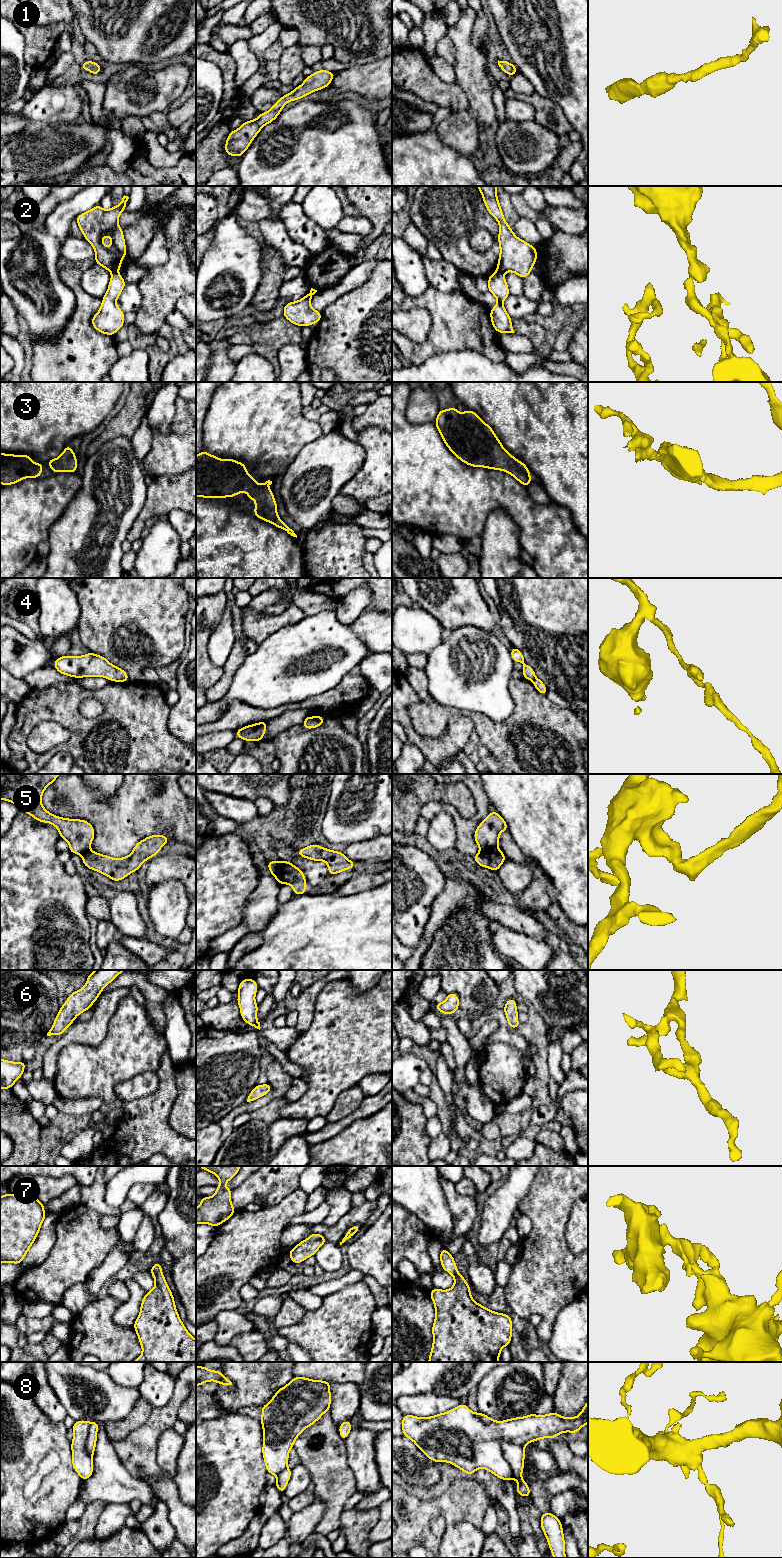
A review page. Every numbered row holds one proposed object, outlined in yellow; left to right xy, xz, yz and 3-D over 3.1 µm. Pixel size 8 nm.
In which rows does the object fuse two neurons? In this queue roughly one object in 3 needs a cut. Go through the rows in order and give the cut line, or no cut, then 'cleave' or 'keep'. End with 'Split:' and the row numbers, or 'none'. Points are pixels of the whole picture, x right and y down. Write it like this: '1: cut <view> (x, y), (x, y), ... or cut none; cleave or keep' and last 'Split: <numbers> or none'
1: cut none; keep
2: cut xy (117, 270), (112, 273); cleave
3: cut none; keep
4: cut yz (535, 676), (531, 680); cleave
5: cut xz (281, 861), (277, 879); cleave
6: cut none; keep
7: cut none; keep
8: cut yz (502, 1440), (501, 1451), (510, 1466), (513, 1478); cleave
Split: 2, 4, 5, 8

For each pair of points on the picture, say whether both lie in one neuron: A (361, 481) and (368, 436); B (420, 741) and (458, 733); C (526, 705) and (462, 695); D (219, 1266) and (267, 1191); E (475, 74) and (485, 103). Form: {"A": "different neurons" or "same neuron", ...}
{"A": "same neuron", "B": "same neuron", "C": "different neurons", "D": "different neurons", "E": "same neuron"}

